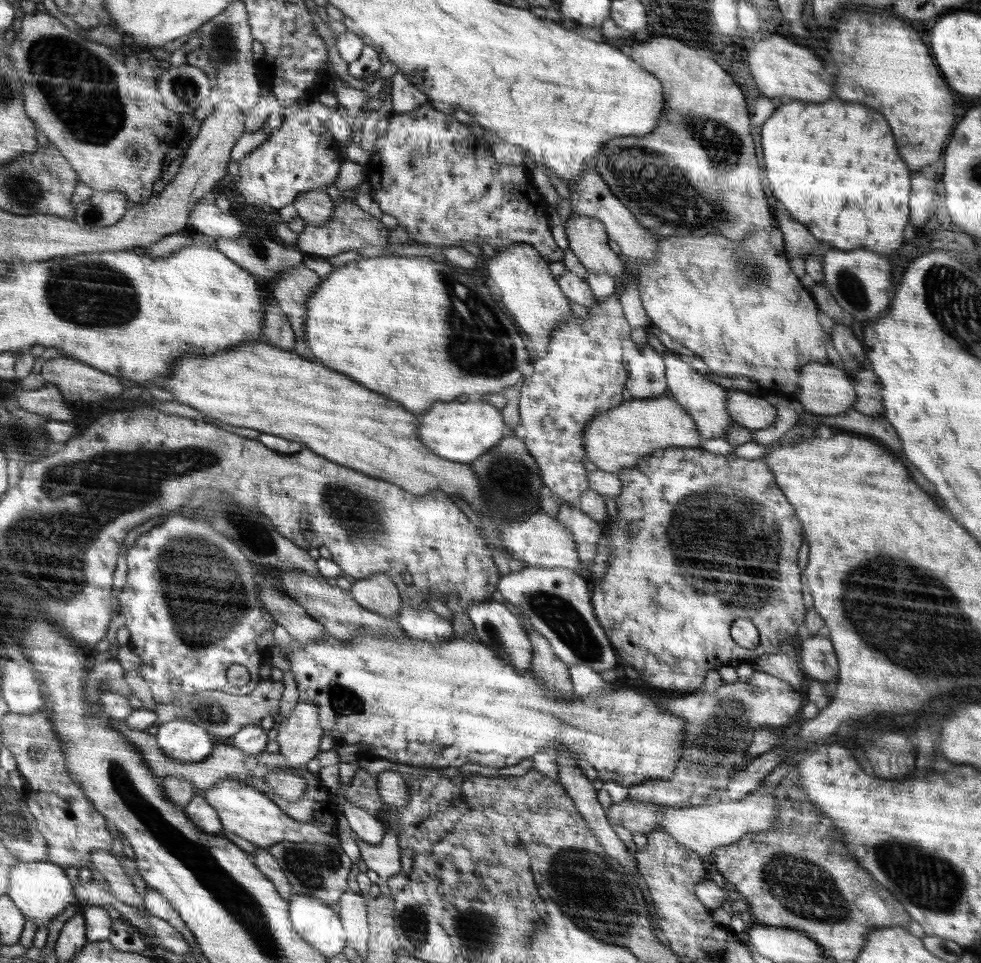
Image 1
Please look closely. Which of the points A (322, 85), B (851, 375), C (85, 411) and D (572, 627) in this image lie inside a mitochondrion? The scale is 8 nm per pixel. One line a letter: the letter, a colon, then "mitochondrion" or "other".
A: other
B: other
C: other
D: mitochondrion

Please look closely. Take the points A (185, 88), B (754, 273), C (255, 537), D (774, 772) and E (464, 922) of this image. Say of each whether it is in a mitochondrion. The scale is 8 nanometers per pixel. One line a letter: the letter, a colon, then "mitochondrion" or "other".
A: mitochondrion
B: mitochondrion
C: mitochondrion
D: other
E: mitochondrion

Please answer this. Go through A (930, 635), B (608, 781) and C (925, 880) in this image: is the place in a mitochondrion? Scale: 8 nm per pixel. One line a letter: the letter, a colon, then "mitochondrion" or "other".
A: mitochondrion
B: other
C: mitochondrion

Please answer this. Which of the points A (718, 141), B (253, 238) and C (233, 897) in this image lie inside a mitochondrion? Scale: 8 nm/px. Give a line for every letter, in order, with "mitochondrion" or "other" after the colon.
A: mitochondrion
B: mitochondrion
C: mitochondrion

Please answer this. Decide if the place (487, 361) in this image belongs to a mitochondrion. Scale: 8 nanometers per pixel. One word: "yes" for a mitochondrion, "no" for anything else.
yes

